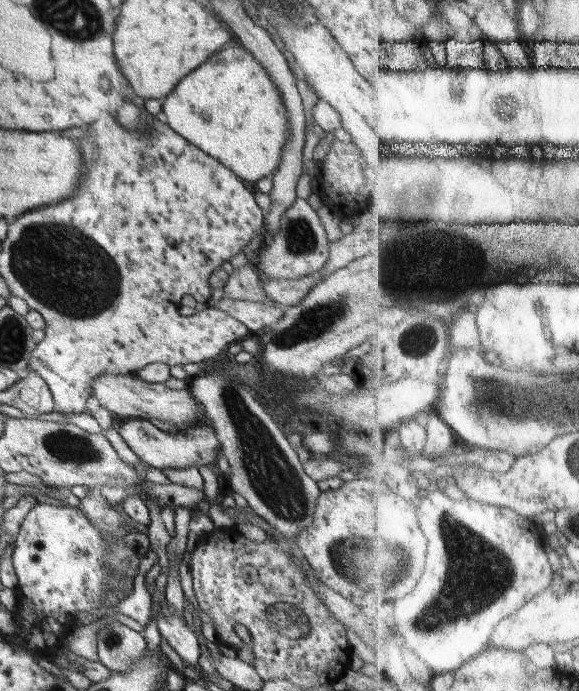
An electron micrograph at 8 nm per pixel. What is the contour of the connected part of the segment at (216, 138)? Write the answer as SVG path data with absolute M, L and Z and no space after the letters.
M239 42L219 50L163 99L164 121L244 182L272 176L288 140L288 112L268 72Z

